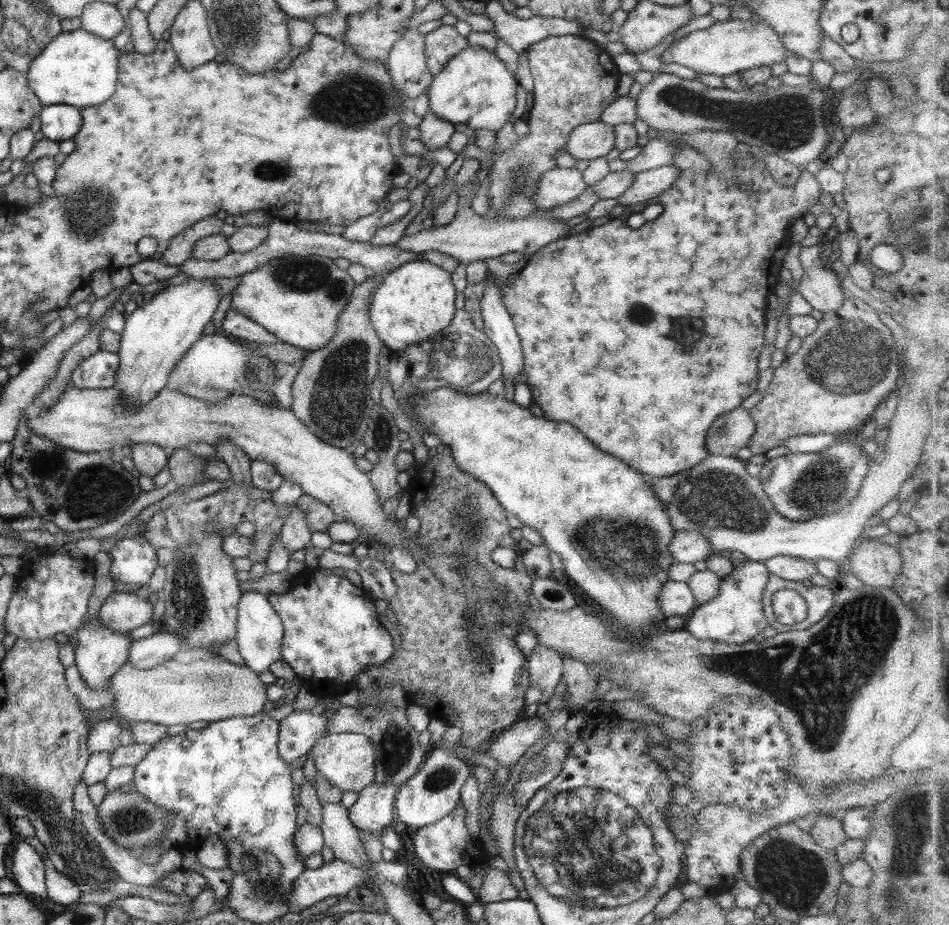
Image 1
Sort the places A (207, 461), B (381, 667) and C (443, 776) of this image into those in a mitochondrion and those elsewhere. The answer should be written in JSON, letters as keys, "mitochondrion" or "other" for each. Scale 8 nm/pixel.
{"A":"other","B":"other","C":"mitochondrion"}

